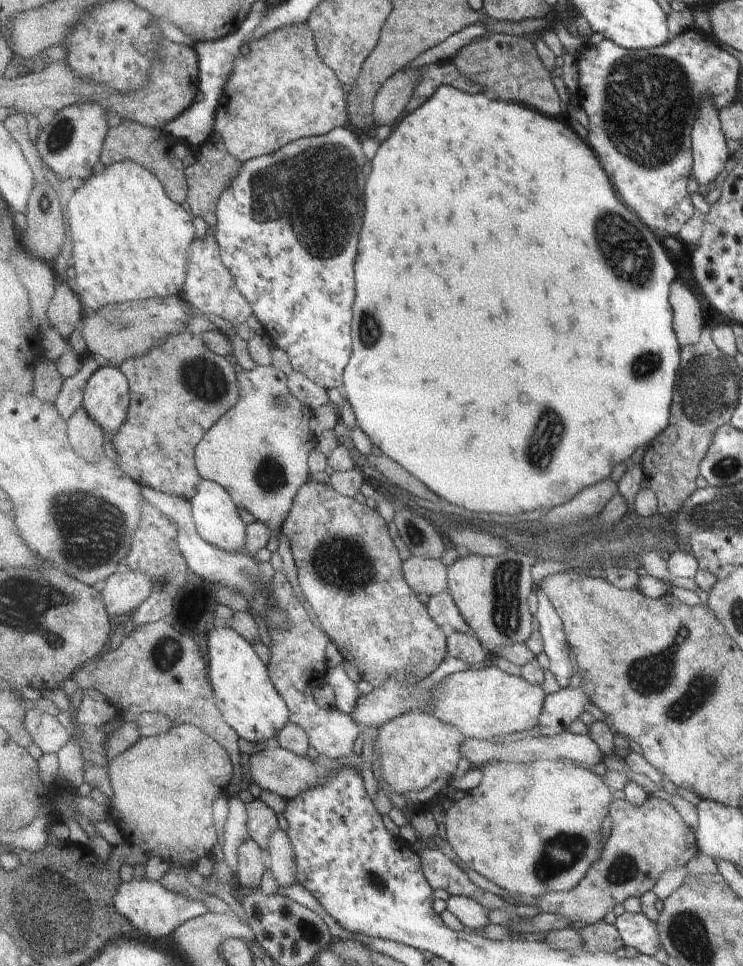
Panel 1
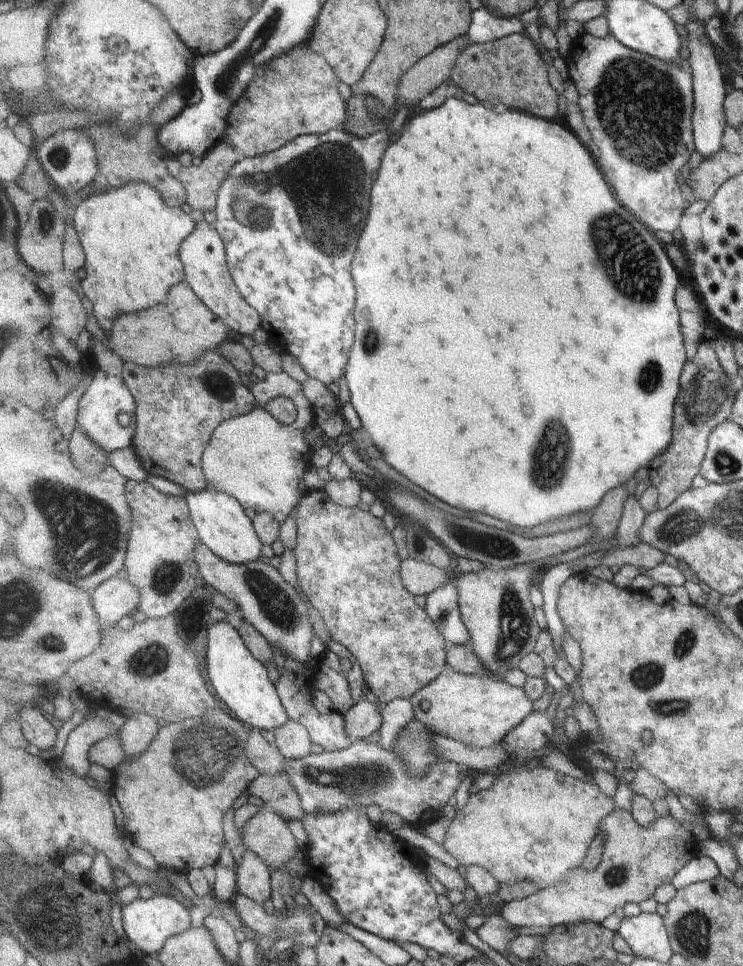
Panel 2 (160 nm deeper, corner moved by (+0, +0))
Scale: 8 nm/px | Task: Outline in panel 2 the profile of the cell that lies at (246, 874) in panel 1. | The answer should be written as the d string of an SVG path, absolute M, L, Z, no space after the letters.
M249 849L236 871L238 893L251 898L259 906L265 906L267 900L272 901L272 871Z

